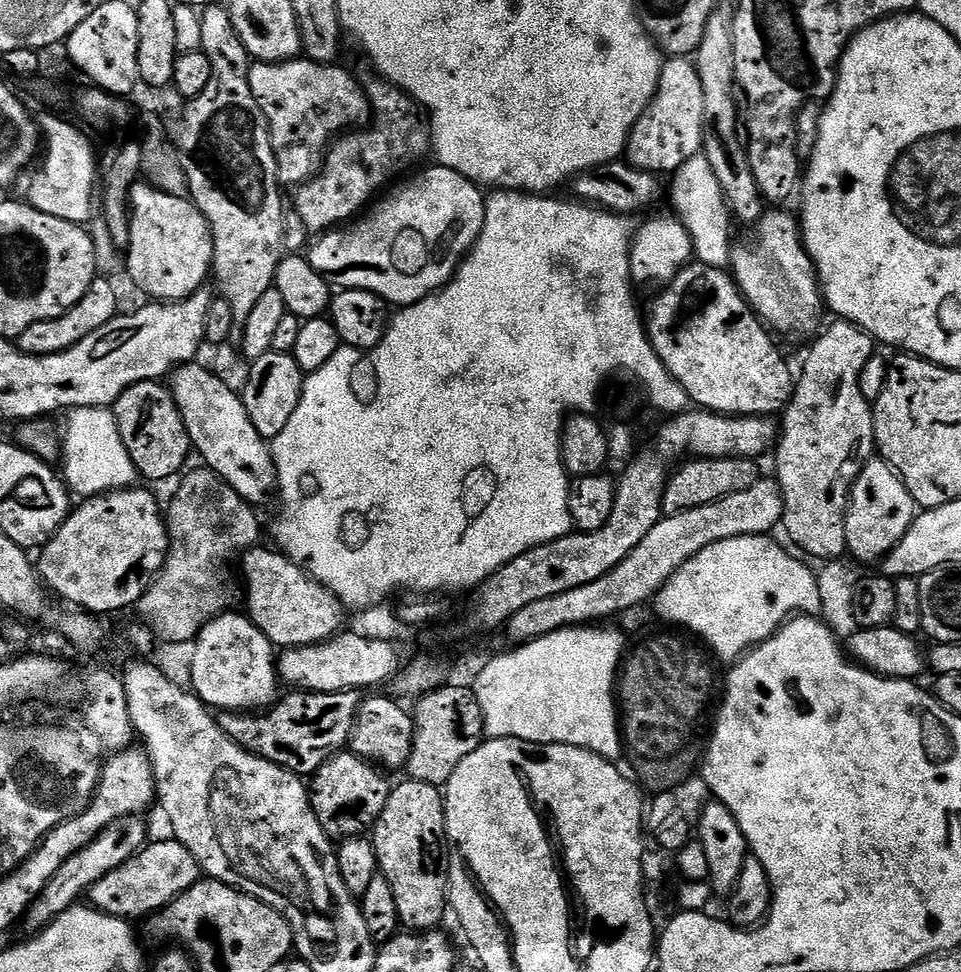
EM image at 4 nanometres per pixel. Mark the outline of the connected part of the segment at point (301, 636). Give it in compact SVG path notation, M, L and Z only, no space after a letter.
M264 547L250 548L242 557L242 565L244 564L242 588L246 593L246 604L248 600L246 615L252 620L254 626L258 627L272 645L280 650L321 644L323 640L328 640L341 631L345 627L346 609L339 598L325 584L312 577L306 569L299 568L289 556L271 547L270 549Z

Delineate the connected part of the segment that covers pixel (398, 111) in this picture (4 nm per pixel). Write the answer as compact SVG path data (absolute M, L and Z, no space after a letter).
M372 74L369 80L363 81L363 85L374 109L376 128L365 127L341 135L327 149L320 171L295 189L296 216L311 234L323 234L359 217L371 205L368 203L371 202L372 195L391 176L396 176L407 168L415 169L423 165L424 155L429 155L430 128L420 105L403 87L379 75Z

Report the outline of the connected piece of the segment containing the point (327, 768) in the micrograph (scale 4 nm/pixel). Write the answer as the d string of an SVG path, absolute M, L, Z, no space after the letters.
M351 750L337 752L317 770L310 780L310 799L318 822L329 836L351 838L367 833L375 825L393 789L383 775L387 776L372 761Z

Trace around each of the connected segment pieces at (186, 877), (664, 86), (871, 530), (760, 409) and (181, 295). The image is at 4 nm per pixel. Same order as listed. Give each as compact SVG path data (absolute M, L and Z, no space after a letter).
M174 838L167 839L160 840L157 844L149 843L125 864L110 870L110 874L94 882L94 886L86 892L86 896L92 899L89 900L91 907L111 916L125 918L144 916L147 912L154 914L198 883L202 879L202 873L194 854L190 854L190 850L186 850L186 846L182 846Z
M674 56L665 59L660 65L660 81L652 100L648 104L648 109L636 119L636 125L632 127L632 132L628 136L626 147L627 163L633 164L635 168L641 168L643 172L651 172L653 174L667 172L667 174L673 174L688 159L700 154L704 146L703 102L702 78L698 78L698 70L695 63L687 56Z
M869 460L852 483L848 511L844 518L850 556L864 564L883 561L888 552L894 550L898 542L902 542L906 530L910 530L917 515L916 499L906 490L898 473L885 460Z
M689 262L673 280L669 280L667 284L659 289L660 292L652 300L648 312L646 308L646 331L648 340L654 346L654 350L659 354L661 360L668 366L669 372L684 385L687 390L691 403L699 406L701 409L709 412L721 412L724 416L771 416L783 413L786 405L791 401L794 391L794 372L788 369L788 364L784 361L782 353L776 349L776 344L771 340L769 329L765 327L759 316L752 311L747 300L744 299L740 292L740 287L736 284L735 279L723 268L712 268L708 264L699 262Z
M136 182L131 185L130 189L130 243L132 245L128 248L126 253L126 272L132 275L132 280L141 288L142 291L156 302L175 302L178 300L185 300L188 296L193 296L200 288L205 287L206 281L209 279L210 273L214 268L214 249L212 247L212 228L208 225L208 220L200 213L199 208L192 203L191 199L182 196L171 196L165 192L160 192L157 188L152 187L147 182Z

